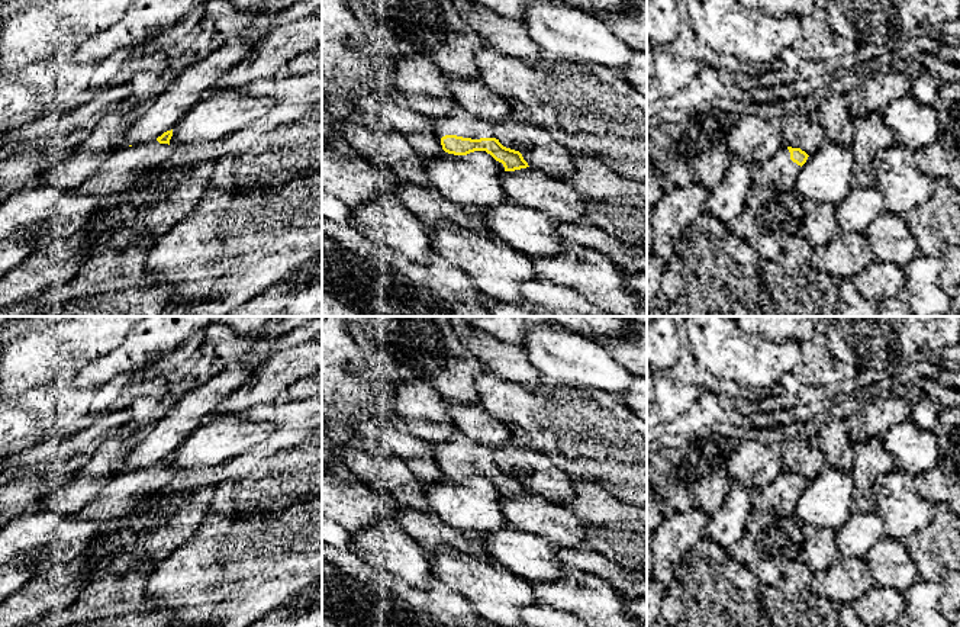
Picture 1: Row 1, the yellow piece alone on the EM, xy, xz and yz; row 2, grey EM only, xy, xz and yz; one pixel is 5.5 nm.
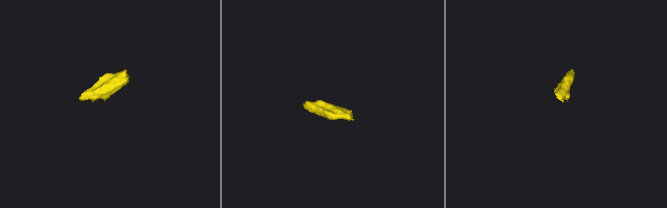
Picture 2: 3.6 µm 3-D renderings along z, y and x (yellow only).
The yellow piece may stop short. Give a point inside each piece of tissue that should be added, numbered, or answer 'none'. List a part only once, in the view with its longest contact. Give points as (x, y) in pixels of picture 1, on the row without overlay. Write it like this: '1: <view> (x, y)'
1: xz (458, 446)

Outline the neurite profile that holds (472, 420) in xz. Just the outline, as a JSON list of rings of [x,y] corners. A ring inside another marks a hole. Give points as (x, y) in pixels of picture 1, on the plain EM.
[[[448,403],[448,414],[455,427],[479,444],[496,450],[518,441],[502,421],[489,415],[480,405]]]

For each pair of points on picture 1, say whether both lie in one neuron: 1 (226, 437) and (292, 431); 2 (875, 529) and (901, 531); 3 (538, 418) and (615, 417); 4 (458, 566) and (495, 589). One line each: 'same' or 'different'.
1: different
2: different
3: same
4: same

